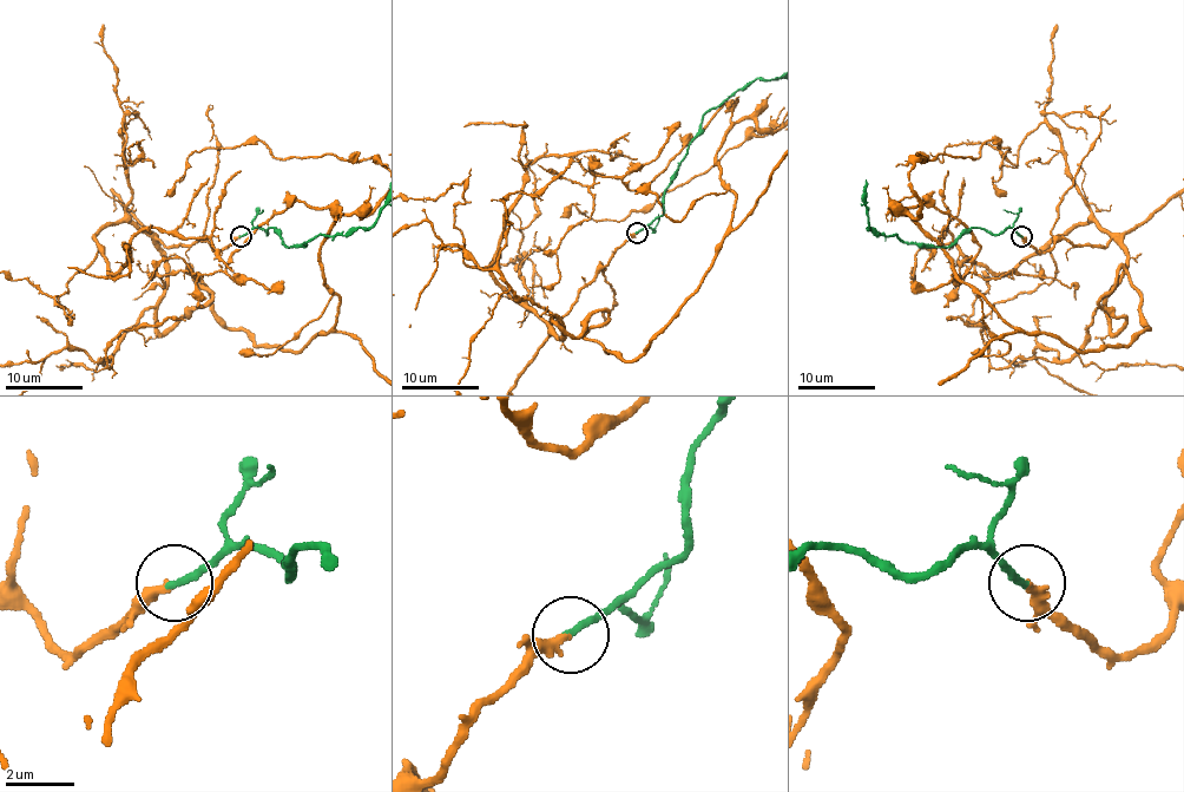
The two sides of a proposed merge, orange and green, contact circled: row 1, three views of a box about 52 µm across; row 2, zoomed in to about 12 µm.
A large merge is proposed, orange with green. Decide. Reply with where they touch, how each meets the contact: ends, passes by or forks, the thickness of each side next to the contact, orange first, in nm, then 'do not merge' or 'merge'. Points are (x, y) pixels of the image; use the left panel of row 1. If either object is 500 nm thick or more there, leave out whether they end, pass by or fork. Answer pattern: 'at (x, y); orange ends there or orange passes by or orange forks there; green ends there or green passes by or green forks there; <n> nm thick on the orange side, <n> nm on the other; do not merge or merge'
at (241, 236); orange ends there; green ends there; 280 nm thick on the orange side, 220 nm on the other; merge

